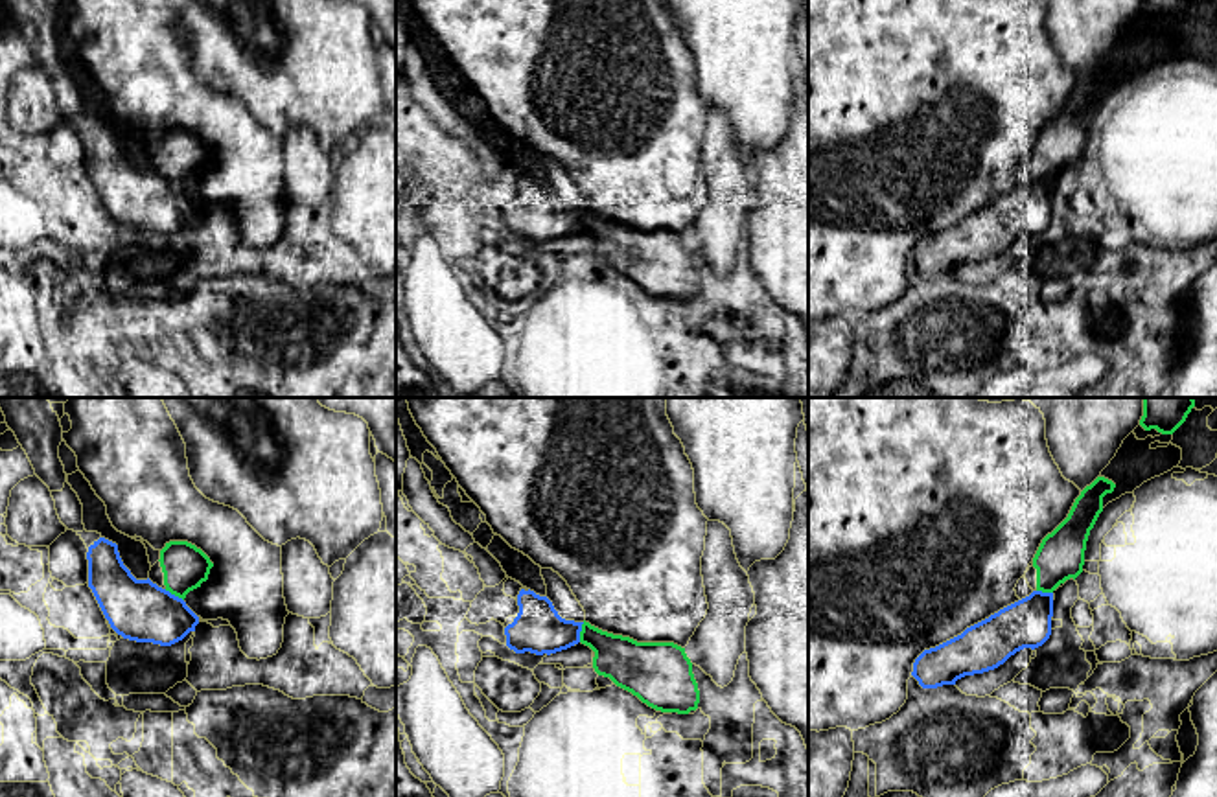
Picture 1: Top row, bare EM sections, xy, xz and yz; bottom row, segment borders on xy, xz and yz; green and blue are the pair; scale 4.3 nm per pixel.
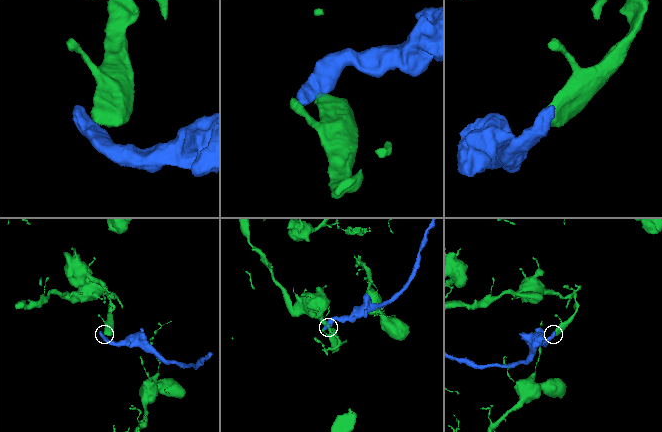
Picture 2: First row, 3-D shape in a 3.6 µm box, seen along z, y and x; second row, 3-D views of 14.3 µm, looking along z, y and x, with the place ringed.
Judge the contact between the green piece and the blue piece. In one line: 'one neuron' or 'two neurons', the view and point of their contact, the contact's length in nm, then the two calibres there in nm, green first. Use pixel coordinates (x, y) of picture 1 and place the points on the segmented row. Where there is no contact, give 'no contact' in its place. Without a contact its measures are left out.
two neurons; contact xz (580, 632); length 90 nm; calibres 200 and 220 nm

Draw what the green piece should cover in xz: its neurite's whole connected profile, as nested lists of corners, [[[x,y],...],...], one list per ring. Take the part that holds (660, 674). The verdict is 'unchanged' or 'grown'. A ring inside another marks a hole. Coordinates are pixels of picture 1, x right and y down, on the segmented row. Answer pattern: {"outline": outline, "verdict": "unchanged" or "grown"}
{"outline": [[[584,620],[580,642],[595,652],[593,668],[661,712],[689,714],[700,690],[685,648],[674,642],[637,642]]], "verdict": "unchanged"}

